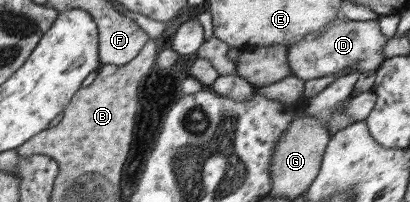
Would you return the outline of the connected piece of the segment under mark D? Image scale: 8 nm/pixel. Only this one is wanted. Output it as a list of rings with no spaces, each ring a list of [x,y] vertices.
[[[335,17],[333,22],[322,30],[293,40],[288,49],[289,69],[293,76],[303,82],[331,76],[345,69],[347,74],[353,71],[376,71],[385,60],[381,49],[387,43],[387,39],[389,38],[381,32],[378,19],[359,21]]]

